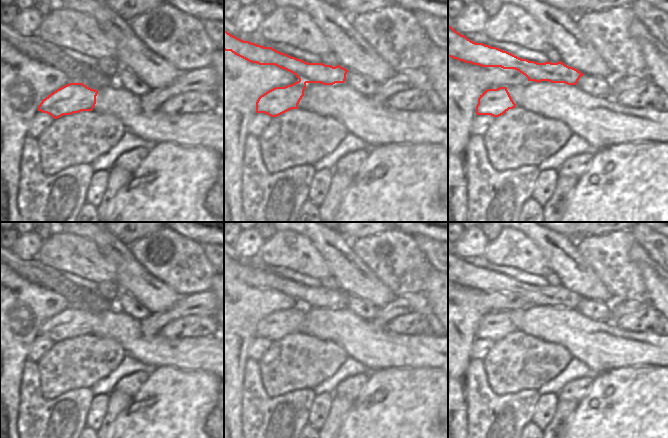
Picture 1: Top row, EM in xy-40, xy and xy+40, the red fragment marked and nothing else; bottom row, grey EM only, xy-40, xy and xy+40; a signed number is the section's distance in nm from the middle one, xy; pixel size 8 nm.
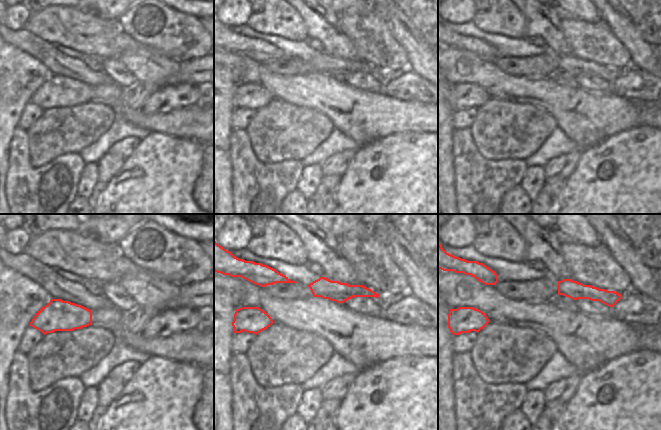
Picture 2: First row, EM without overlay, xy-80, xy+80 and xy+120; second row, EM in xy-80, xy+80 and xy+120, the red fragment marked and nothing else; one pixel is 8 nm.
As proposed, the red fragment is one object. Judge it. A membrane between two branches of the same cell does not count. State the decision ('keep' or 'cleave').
cleave

